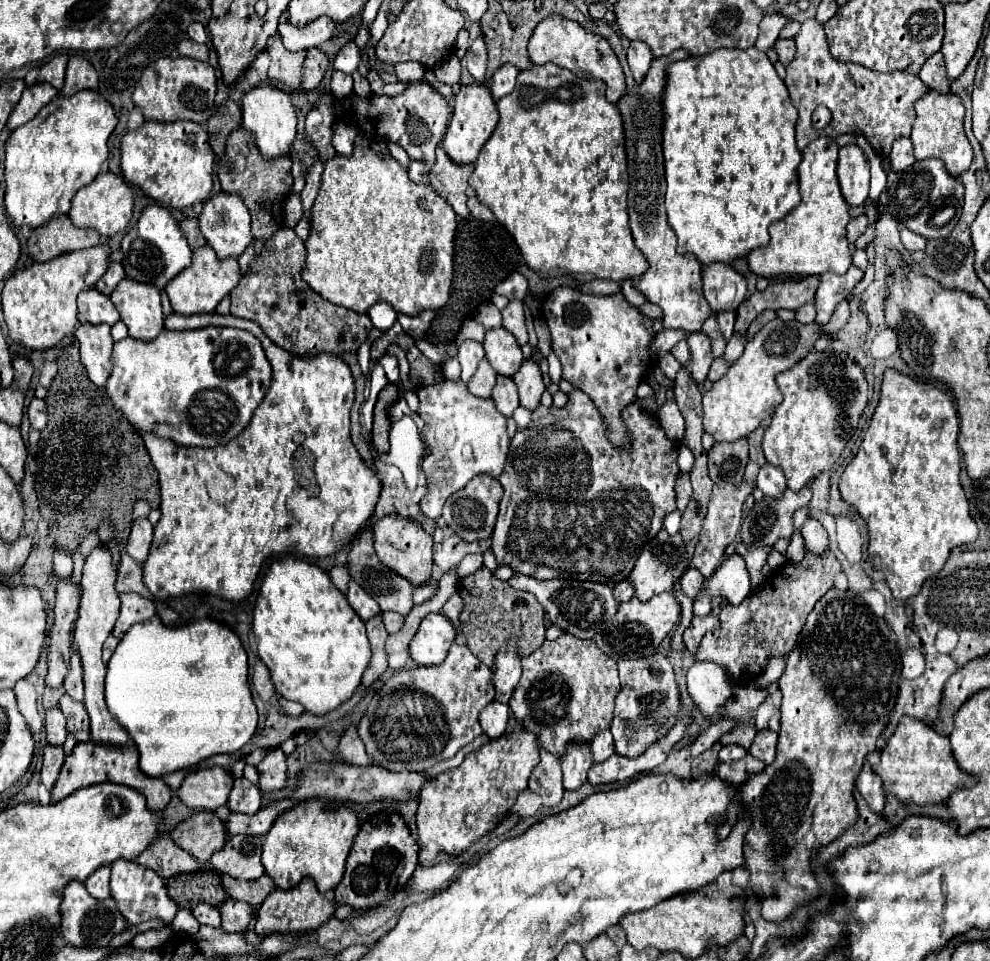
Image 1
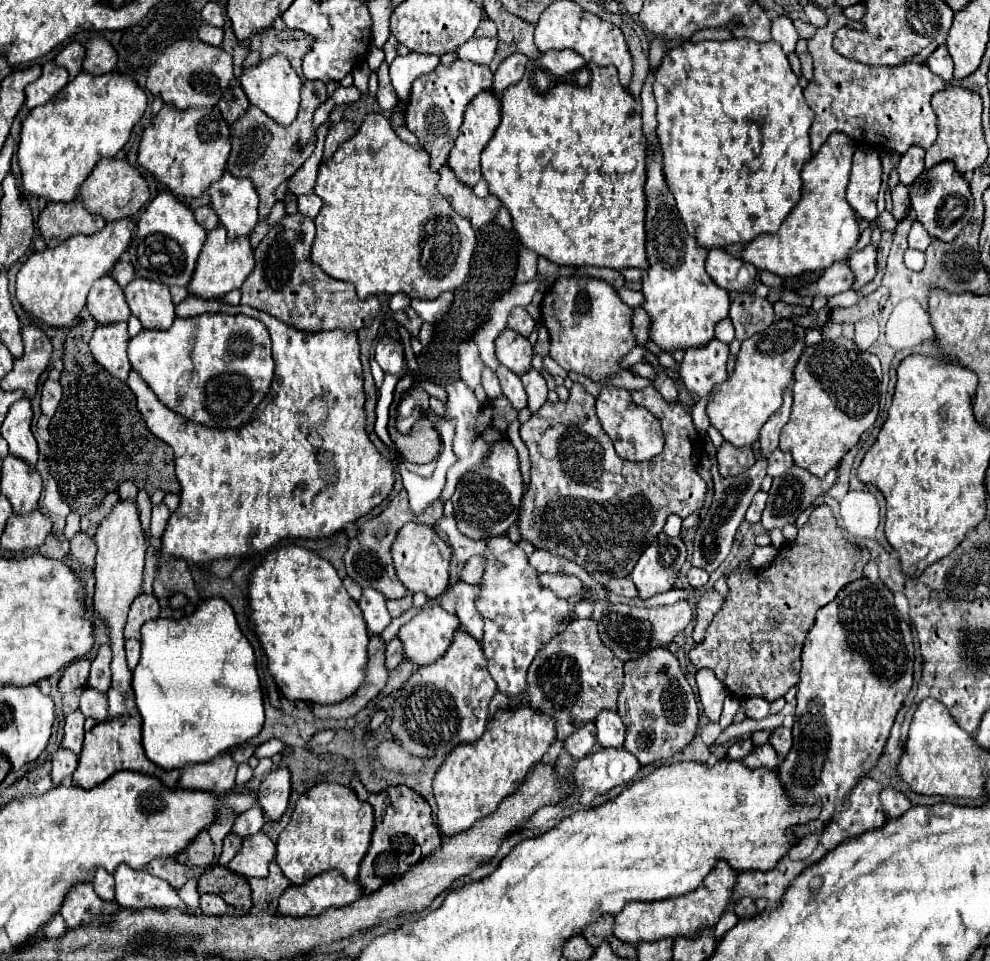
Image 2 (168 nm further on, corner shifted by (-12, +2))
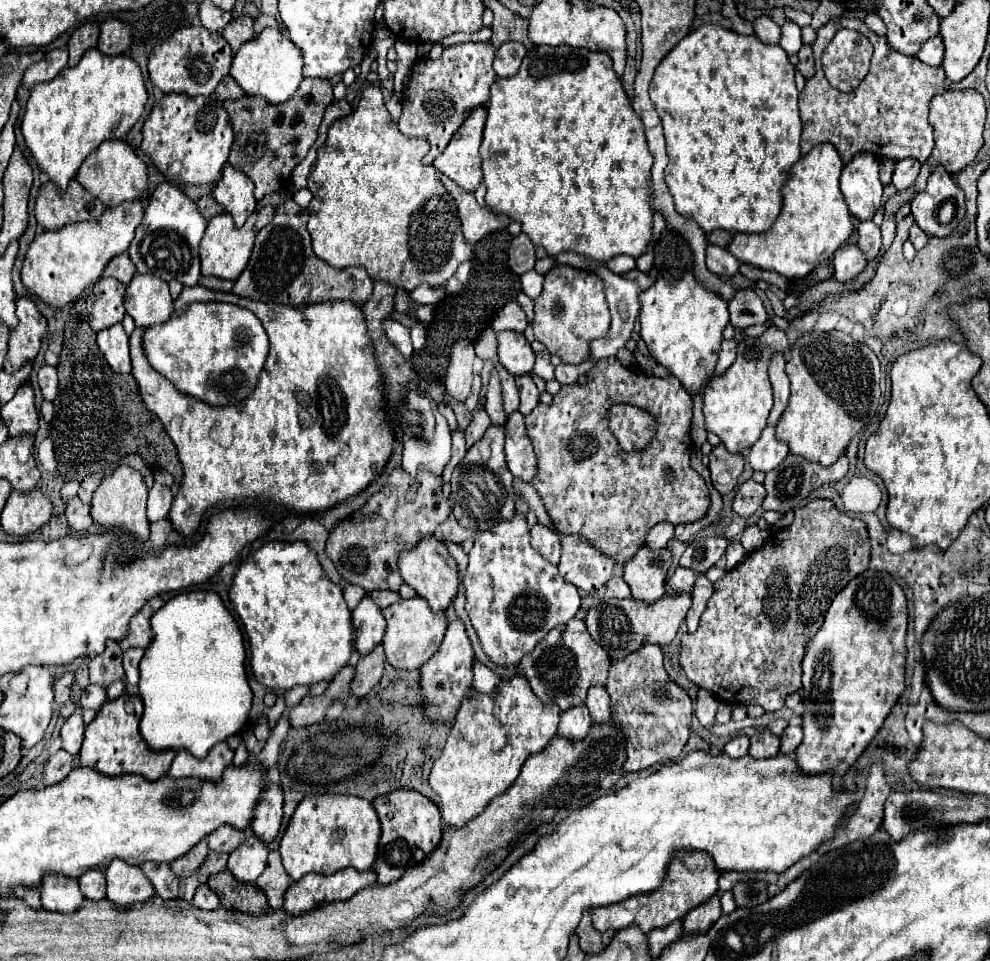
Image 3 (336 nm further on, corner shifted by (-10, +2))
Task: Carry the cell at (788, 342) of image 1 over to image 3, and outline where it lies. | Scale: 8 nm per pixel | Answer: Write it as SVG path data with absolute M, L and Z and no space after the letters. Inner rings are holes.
M768 327L760 337L746 337L738 343L738 355L732 367L712 379L704 389L704 417L706 429L716 433L720 441L726 445L730 453L742 453L750 449L762 429L766 427L768 413L772 409L772 383L768 379L768 365L774 353L786 355L790 351L790 343L784 331L778 327Z

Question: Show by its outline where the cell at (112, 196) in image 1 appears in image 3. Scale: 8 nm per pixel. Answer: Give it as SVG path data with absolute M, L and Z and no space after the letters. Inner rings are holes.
M102 143L88 159L82 163L76 181L84 187L86 193L100 199L106 207L116 207L124 201L134 201L144 195L148 185L148 167L146 163L134 153L134 149L126 143Z

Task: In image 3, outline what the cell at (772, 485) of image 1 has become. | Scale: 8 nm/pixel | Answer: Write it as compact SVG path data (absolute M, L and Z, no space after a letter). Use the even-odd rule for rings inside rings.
M766 427L760 435L760 439L752 445L750 449L750 467L754 471L772 471L776 469L788 455L788 445L786 443L780 443L776 437L774 437L774 427Z

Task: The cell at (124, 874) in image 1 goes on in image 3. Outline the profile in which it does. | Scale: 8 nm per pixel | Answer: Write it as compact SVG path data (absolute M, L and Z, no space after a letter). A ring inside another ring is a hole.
M114 859L106 869L108 881L108 899L118 905L130 905L136 901L144 901L156 895L152 883L142 873L140 867L132 867L120 859Z

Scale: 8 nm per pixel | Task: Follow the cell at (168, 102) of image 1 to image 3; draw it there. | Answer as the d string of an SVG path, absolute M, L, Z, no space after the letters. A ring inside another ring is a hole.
M184 27L176 31L166 43L160 43L148 59L148 73L154 87L164 93L186 93L188 97L212 95L216 85L228 75L232 65L232 51L222 35L212 35L204 27Z

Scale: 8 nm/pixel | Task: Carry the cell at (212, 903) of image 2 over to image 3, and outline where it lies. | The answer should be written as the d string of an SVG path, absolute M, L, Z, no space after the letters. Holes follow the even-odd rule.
M206 883L198 887L198 891L196 891L192 903L194 903L198 909L206 909L206 911L208 911L208 909L218 909L218 907L220 907L220 899L218 899L218 895L212 893L210 887L208 887Z

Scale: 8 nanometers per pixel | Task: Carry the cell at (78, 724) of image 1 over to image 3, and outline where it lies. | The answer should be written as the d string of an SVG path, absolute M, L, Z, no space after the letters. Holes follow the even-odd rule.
M88 685L82 693L82 707L84 709L94 709L94 711L100 711L100 707L108 701L106 697L106 689L102 685Z

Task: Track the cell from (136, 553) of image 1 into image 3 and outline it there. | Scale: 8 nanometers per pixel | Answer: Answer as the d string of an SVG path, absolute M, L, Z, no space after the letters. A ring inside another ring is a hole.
M154 483L154 487L150 489L150 495L148 495L148 519L150 519L150 523L166 519L170 505L172 505L170 489L166 485Z

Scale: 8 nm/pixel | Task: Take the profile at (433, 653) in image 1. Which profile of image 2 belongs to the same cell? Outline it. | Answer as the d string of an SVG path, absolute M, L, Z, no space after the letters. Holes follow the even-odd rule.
M440 605L422 607L420 613L398 629L404 657L418 667L438 661L450 647L458 625L458 617L444 611Z

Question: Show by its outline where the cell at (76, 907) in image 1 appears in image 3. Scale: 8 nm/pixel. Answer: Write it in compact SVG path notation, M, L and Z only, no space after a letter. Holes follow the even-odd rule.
M44 875L40 897L46 911L58 913L74 913L86 899L80 893L78 879L64 875Z

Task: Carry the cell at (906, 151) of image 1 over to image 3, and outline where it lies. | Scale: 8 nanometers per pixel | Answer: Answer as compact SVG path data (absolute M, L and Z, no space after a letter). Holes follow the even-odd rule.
M900 159L896 163L896 171L894 171L894 177L892 177L894 187L898 191L908 189L916 181L918 171L920 171L920 161L916 161L916 159Z

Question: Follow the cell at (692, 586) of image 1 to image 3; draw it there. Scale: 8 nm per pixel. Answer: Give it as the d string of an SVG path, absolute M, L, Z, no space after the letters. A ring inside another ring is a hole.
M678 567L676 573L668 579L666 583L666 593L680 593L680 591L692 591L694 581L700 577L700 573L686 569L686 567Z

